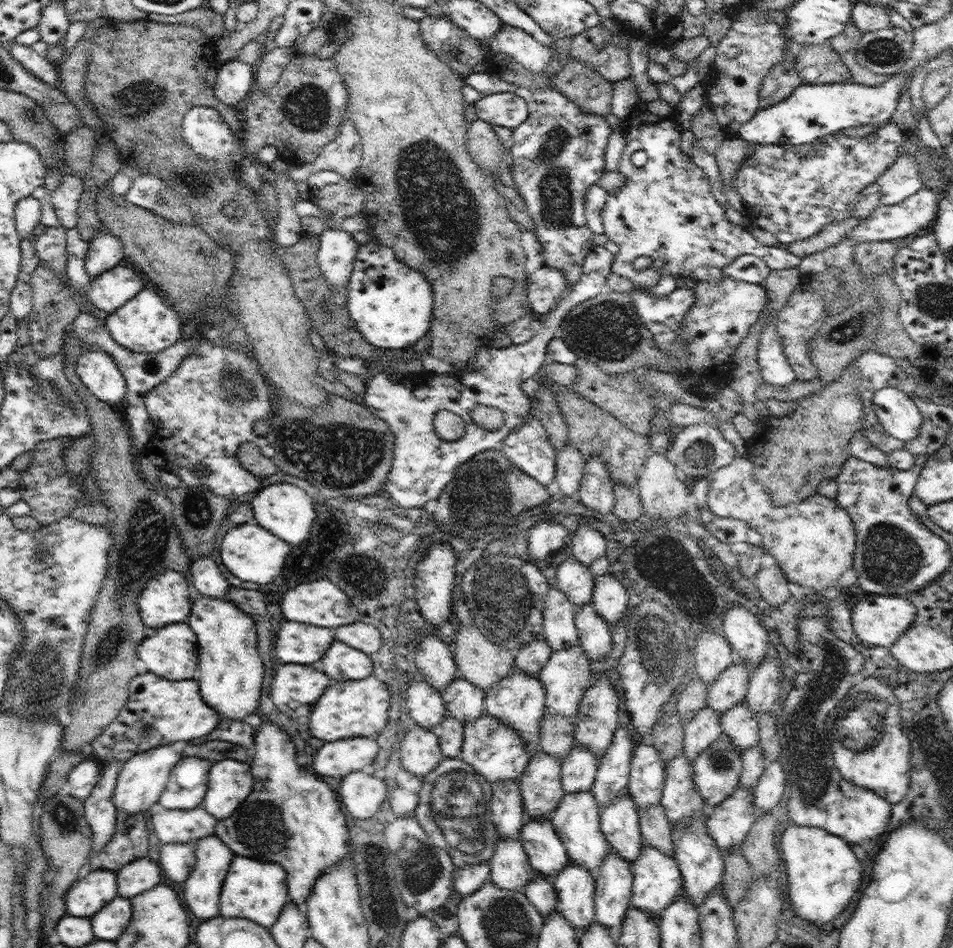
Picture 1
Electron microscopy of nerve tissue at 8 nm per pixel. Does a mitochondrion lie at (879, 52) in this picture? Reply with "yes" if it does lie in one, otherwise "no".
yes

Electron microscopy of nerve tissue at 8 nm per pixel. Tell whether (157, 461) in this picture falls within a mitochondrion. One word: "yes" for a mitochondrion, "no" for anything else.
no

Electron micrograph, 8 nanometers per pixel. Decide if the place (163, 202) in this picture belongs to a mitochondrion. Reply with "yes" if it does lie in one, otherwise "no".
yes

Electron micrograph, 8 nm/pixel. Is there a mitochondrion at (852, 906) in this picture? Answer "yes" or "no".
no

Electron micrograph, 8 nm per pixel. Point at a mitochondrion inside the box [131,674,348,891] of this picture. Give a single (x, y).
(144, 732)

